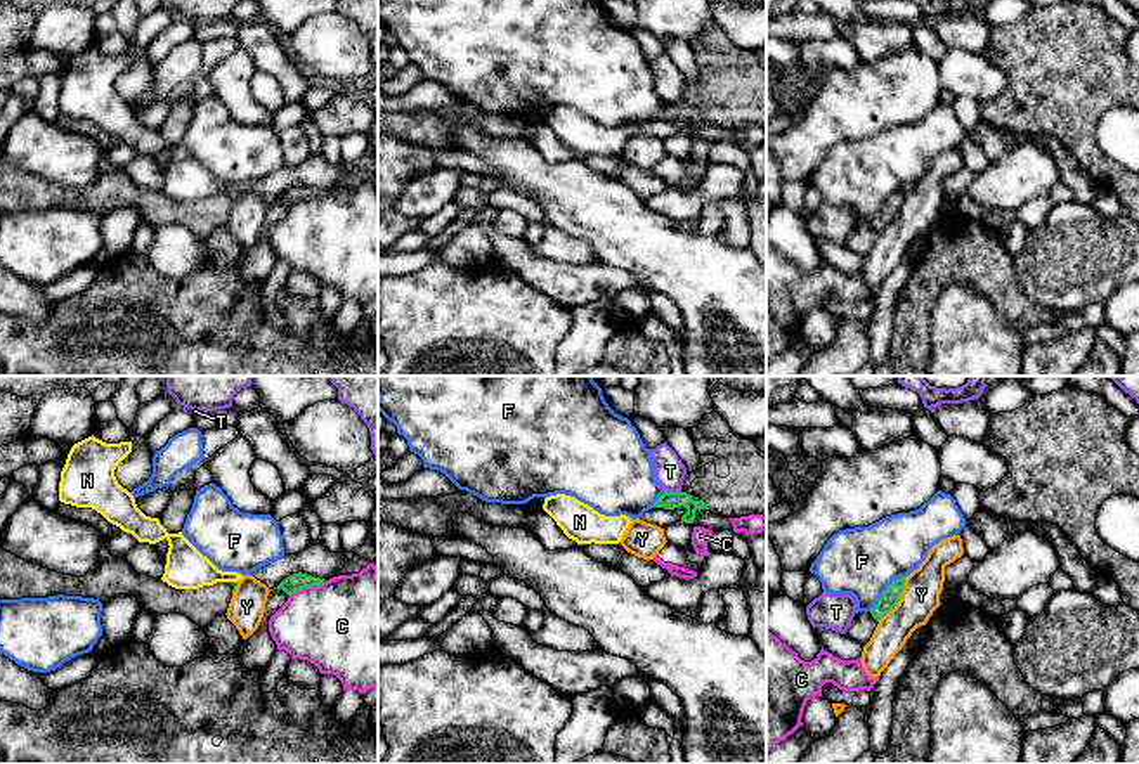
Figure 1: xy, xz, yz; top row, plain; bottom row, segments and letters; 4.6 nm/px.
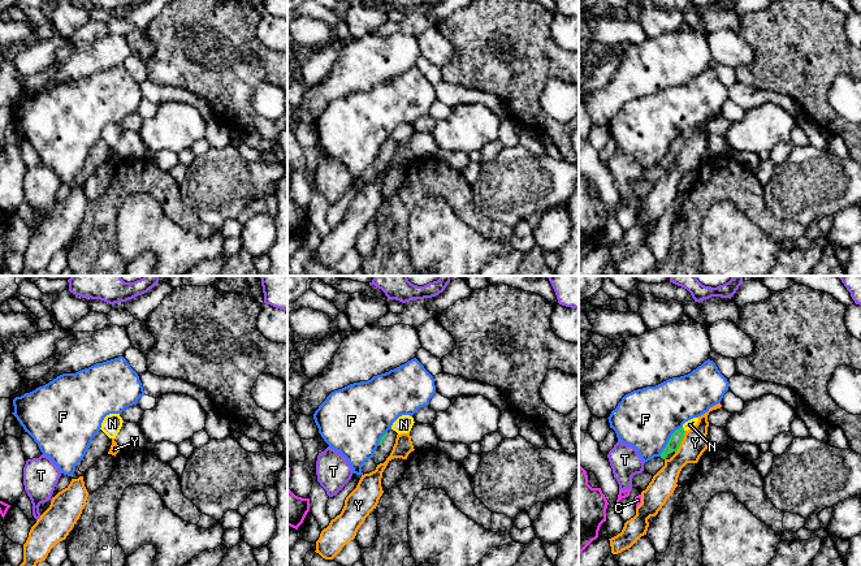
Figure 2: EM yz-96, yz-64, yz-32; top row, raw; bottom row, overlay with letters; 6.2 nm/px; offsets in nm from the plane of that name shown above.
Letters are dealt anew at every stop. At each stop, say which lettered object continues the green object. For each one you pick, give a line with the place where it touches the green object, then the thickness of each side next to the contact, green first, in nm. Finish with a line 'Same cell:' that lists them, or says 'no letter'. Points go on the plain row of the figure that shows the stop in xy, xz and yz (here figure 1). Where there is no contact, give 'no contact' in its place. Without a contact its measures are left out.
Same cell: no letter

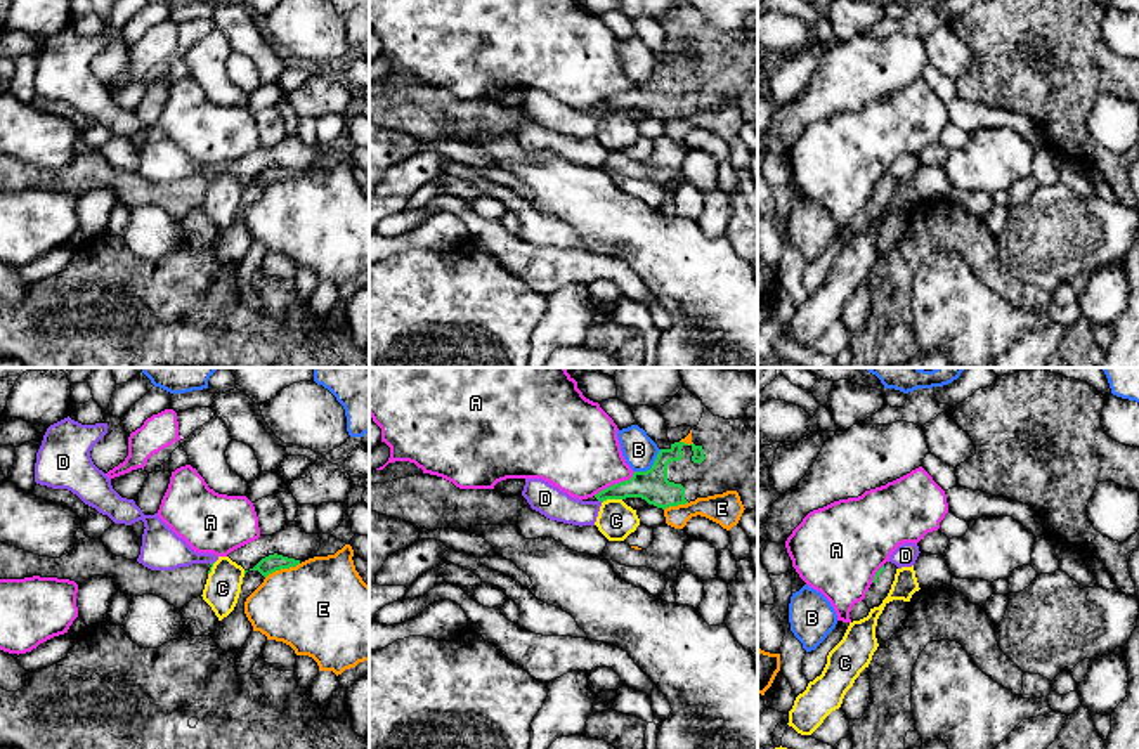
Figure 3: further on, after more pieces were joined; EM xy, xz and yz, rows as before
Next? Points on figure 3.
Same cell: no letter

